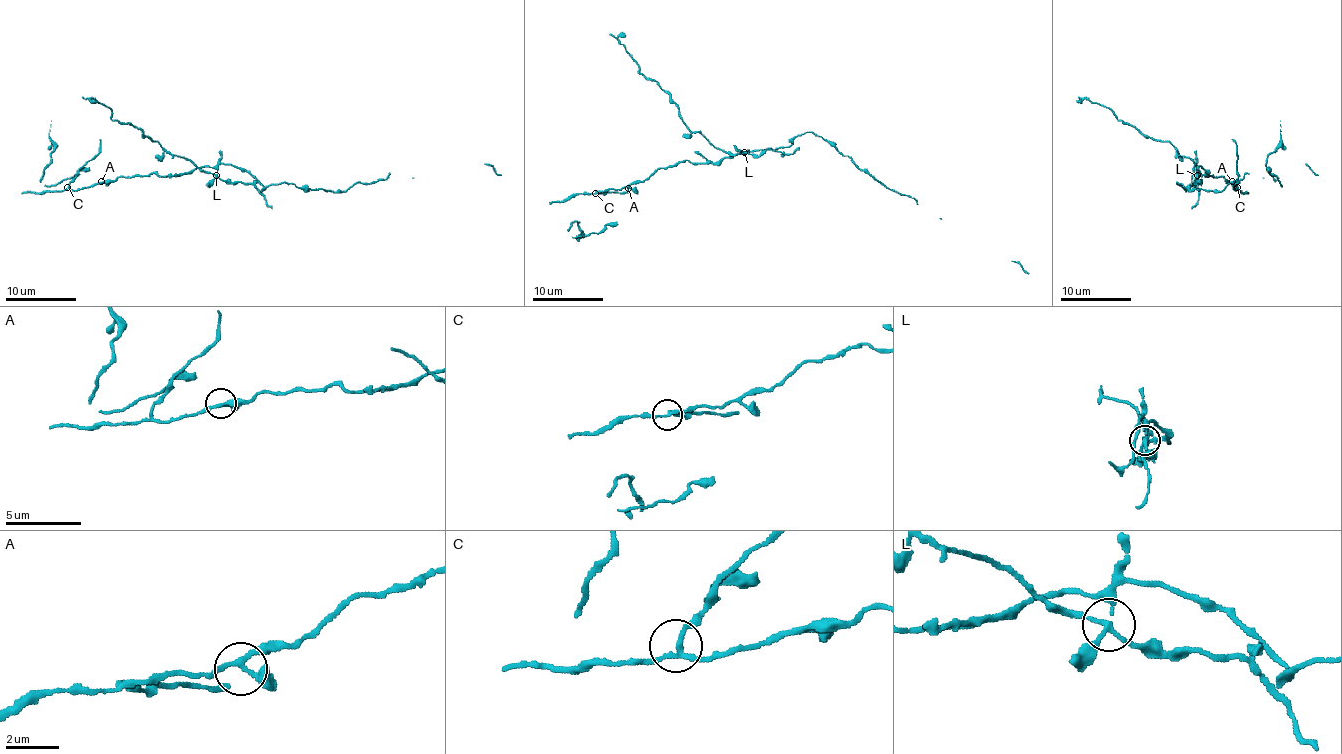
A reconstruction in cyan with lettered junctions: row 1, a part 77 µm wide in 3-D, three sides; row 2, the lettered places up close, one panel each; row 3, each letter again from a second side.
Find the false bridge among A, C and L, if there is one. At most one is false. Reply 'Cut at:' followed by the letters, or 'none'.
Cut at: L

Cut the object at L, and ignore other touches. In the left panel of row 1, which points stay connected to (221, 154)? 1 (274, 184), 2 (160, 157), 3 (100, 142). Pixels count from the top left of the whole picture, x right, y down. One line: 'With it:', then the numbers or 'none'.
With it: 1, 3

